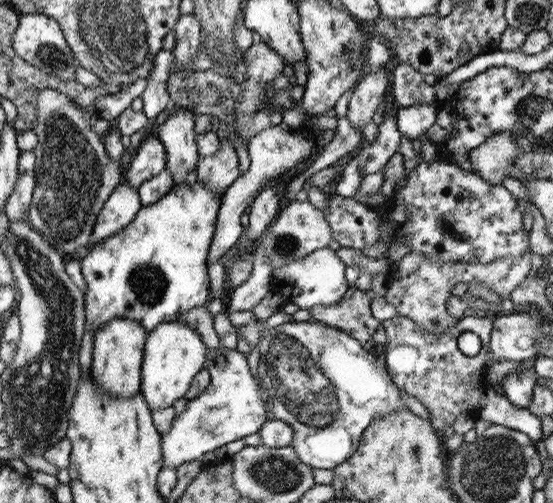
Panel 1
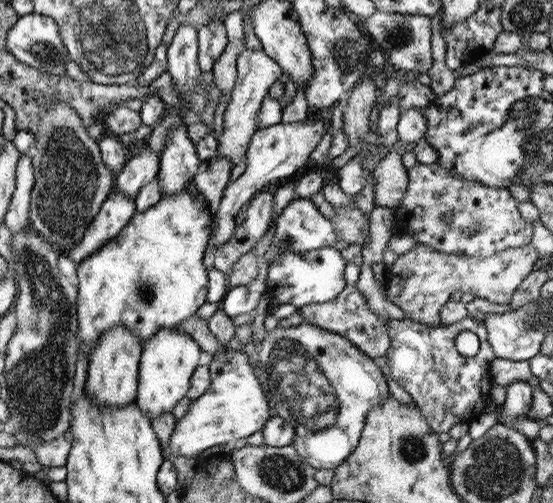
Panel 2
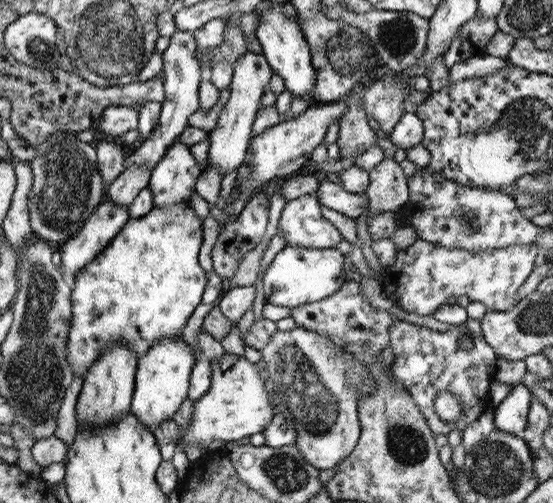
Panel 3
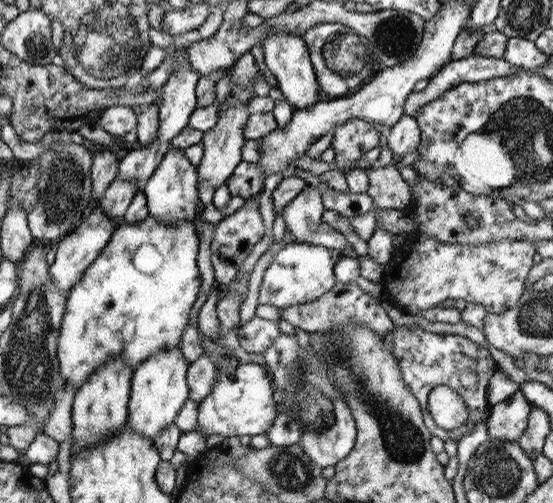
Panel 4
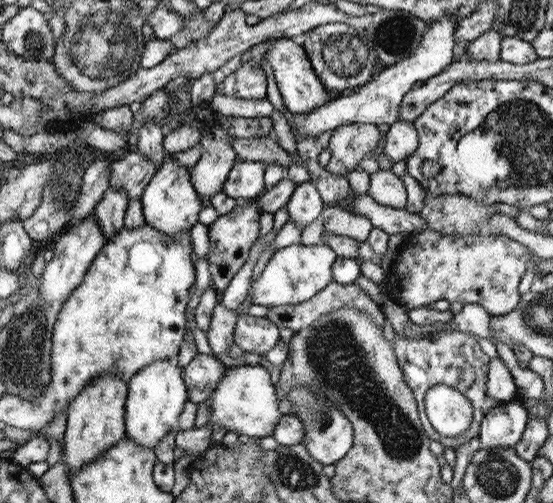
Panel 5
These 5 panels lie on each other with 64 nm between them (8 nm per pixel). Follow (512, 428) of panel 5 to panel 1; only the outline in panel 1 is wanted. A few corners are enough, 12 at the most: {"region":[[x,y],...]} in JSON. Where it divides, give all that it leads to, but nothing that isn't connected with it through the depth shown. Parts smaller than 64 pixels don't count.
{"region":[[533,368],[515,372],[499,384],[517,408],[533,400],[537,374]]}

